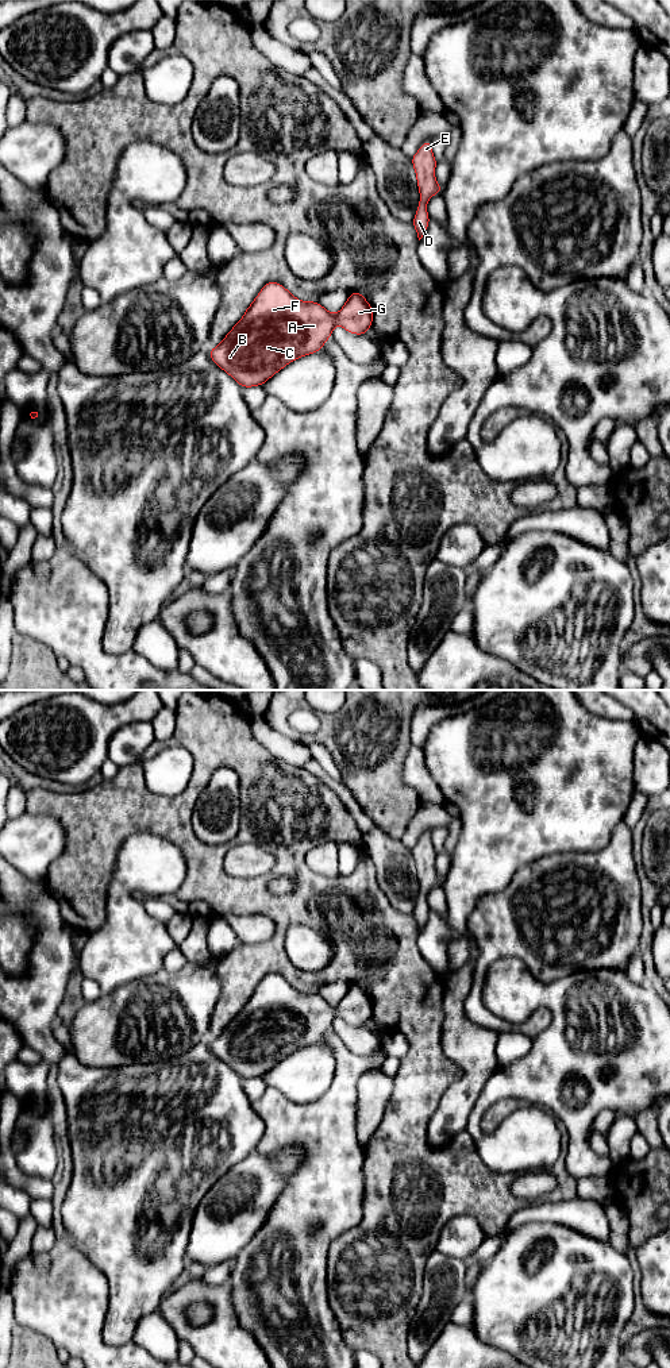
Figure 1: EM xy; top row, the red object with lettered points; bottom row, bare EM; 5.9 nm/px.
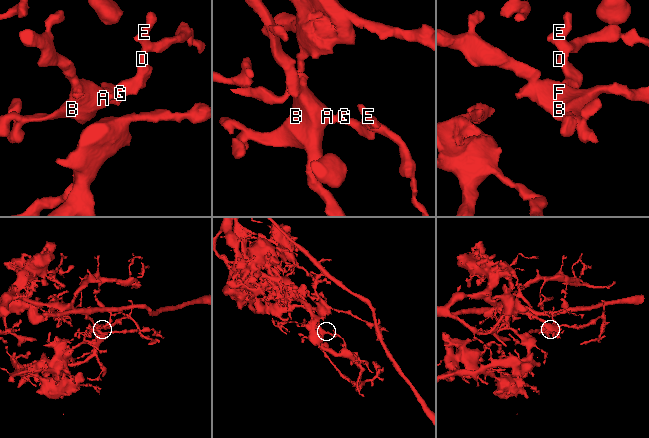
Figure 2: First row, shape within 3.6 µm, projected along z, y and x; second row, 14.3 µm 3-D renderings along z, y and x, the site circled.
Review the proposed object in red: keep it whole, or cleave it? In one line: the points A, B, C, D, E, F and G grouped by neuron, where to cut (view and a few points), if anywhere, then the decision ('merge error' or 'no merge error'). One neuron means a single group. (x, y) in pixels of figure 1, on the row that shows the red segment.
A B C D E F G; no cut; no merge error

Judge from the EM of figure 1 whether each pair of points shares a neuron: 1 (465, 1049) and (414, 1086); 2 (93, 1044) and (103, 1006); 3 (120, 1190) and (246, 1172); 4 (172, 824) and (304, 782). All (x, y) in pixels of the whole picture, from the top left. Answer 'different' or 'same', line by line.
1: different
2: same
3: different
4: same

